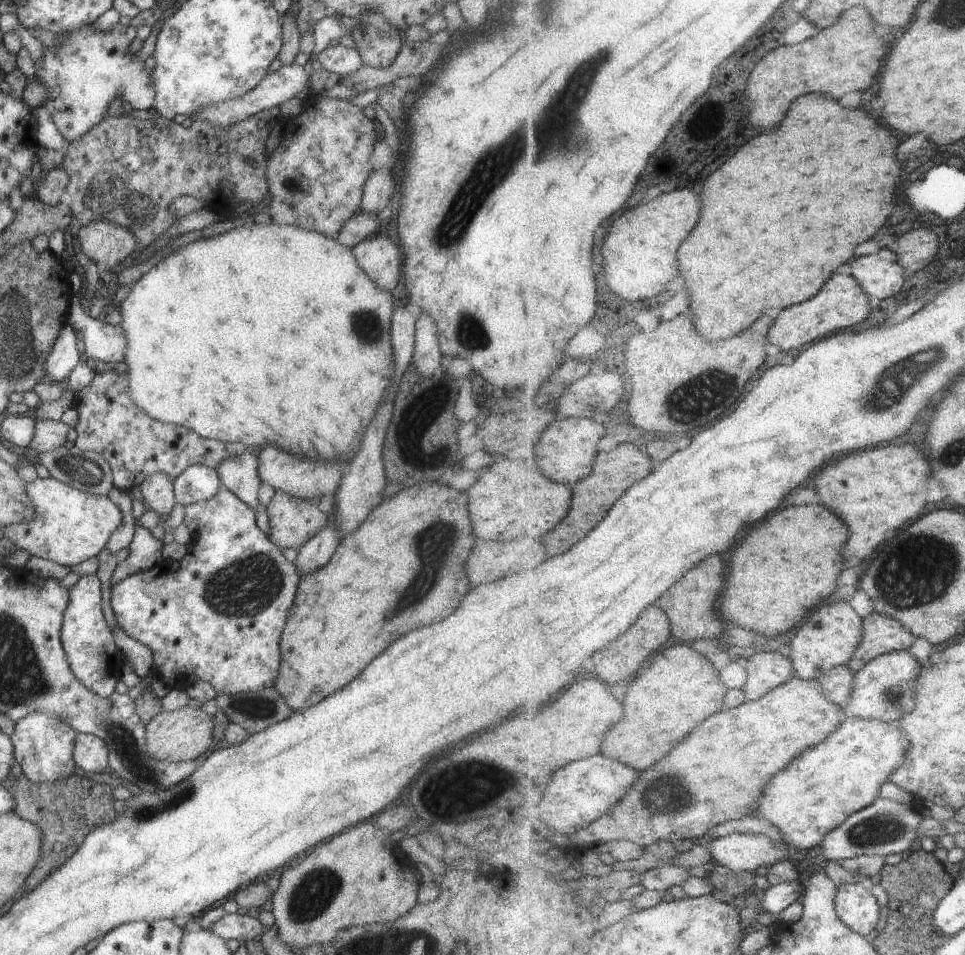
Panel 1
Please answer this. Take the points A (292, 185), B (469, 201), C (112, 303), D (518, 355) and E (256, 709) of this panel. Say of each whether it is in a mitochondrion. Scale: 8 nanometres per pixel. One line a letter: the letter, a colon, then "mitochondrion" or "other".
A: mitochondrion
B: mitochondrion
C: other
D: other
E: mitochondrion

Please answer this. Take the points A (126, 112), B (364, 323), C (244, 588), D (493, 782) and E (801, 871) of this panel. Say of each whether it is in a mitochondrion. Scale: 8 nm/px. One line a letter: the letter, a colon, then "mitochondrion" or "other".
A: other
B: mitochondrion
C: mitochondrion
D: mitochondrion
E: other

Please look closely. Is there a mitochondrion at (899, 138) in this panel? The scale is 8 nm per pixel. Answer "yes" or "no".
no

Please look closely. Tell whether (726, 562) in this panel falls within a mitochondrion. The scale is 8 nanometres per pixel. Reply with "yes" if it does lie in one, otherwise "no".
no

